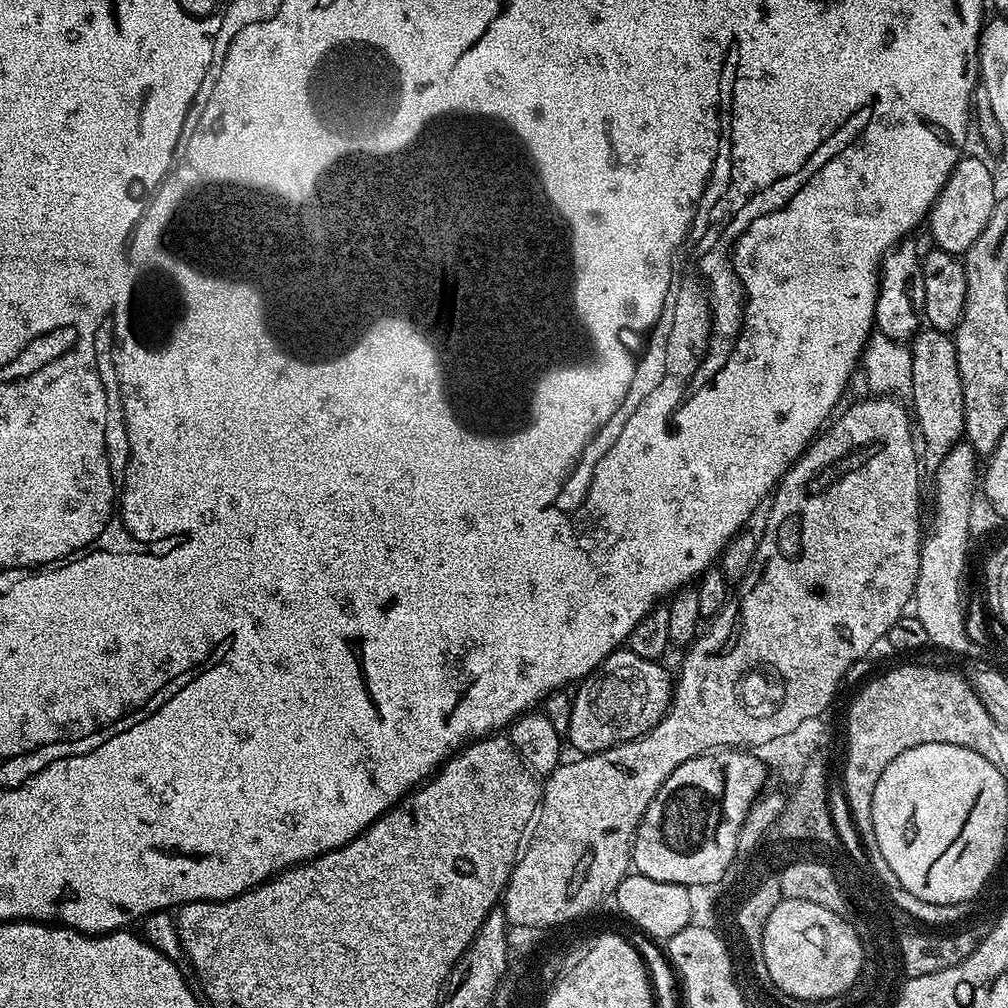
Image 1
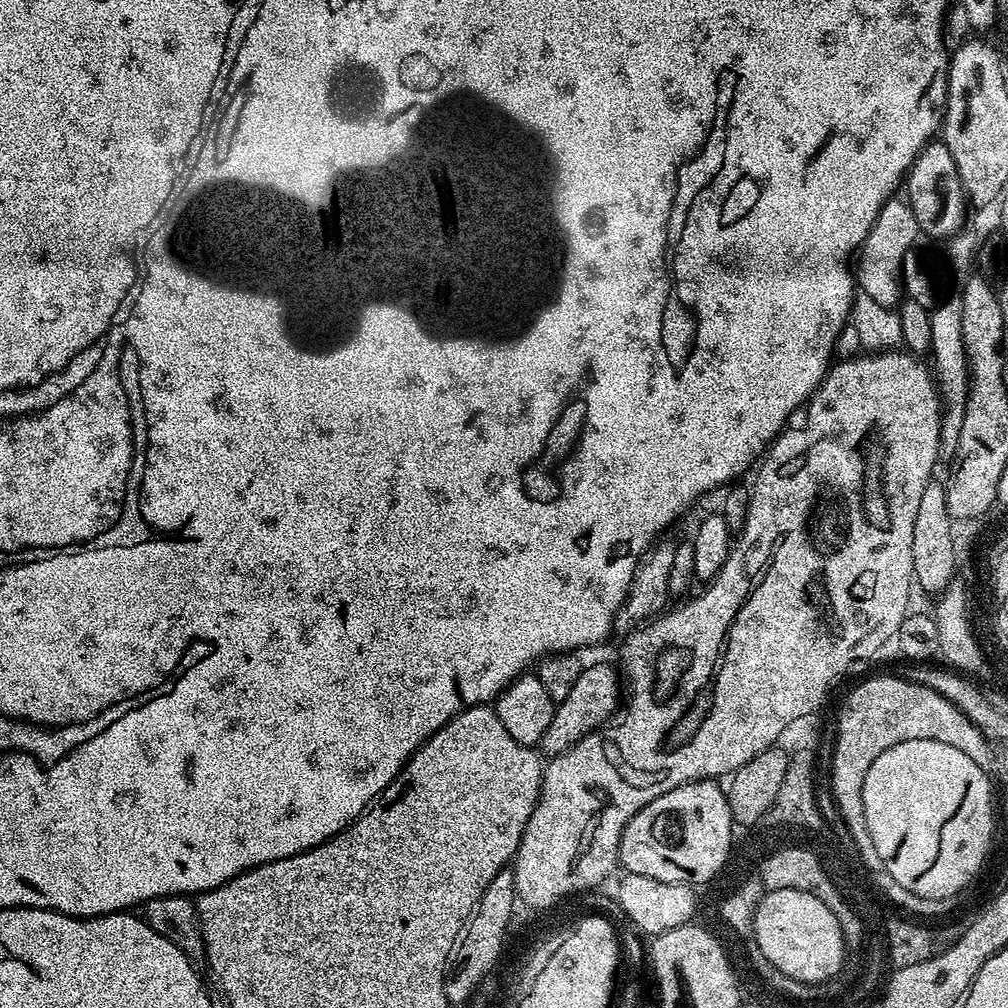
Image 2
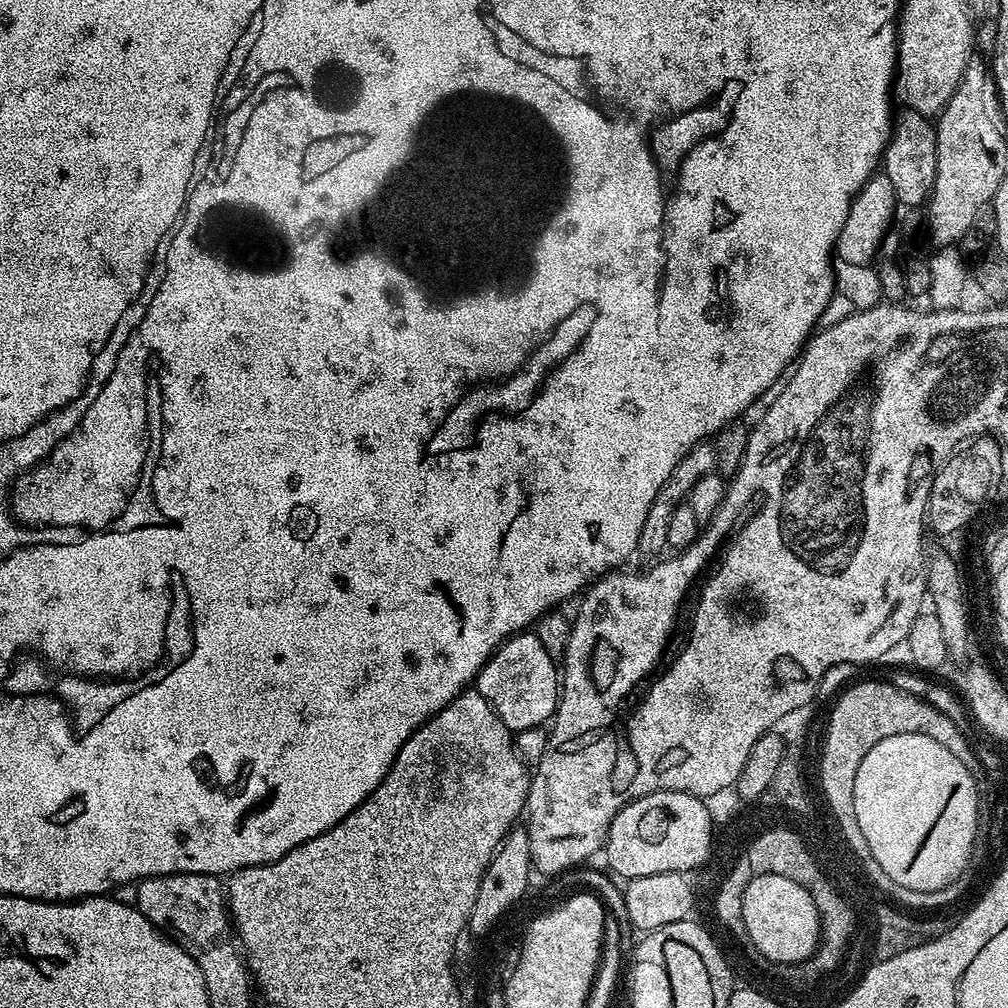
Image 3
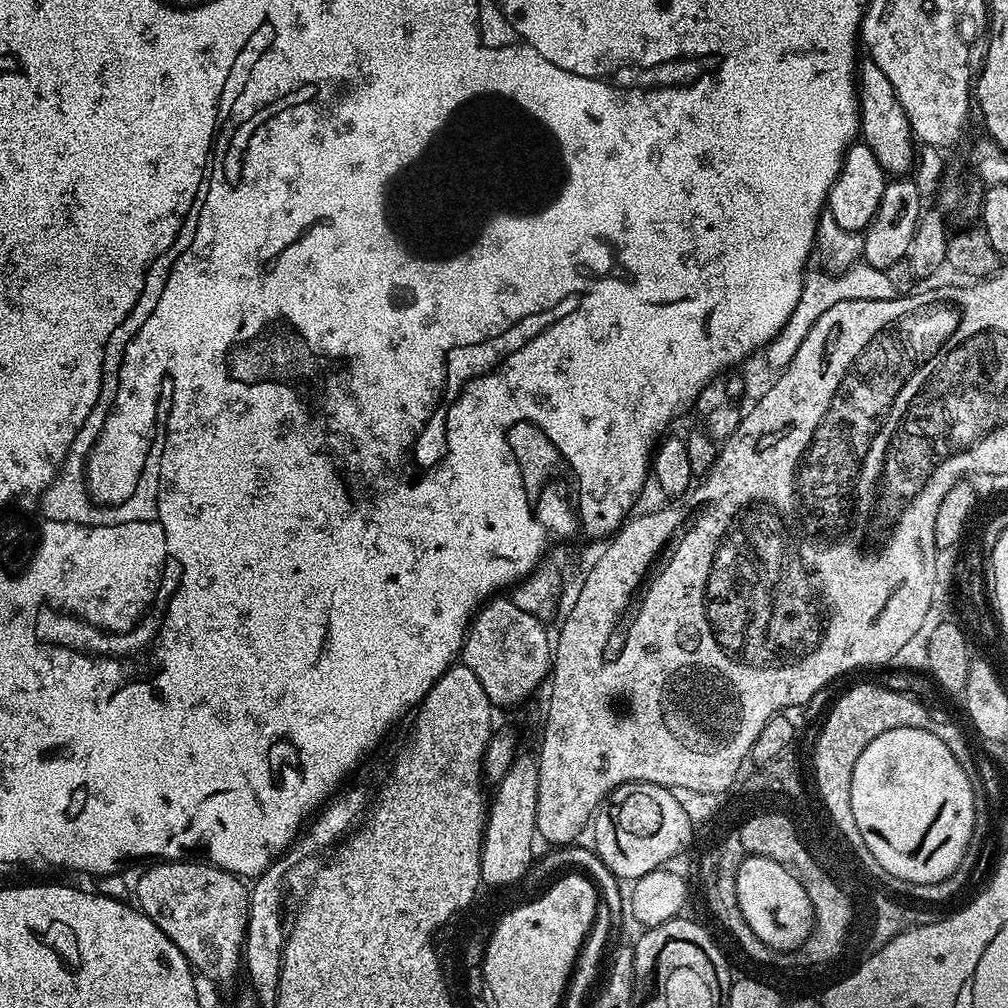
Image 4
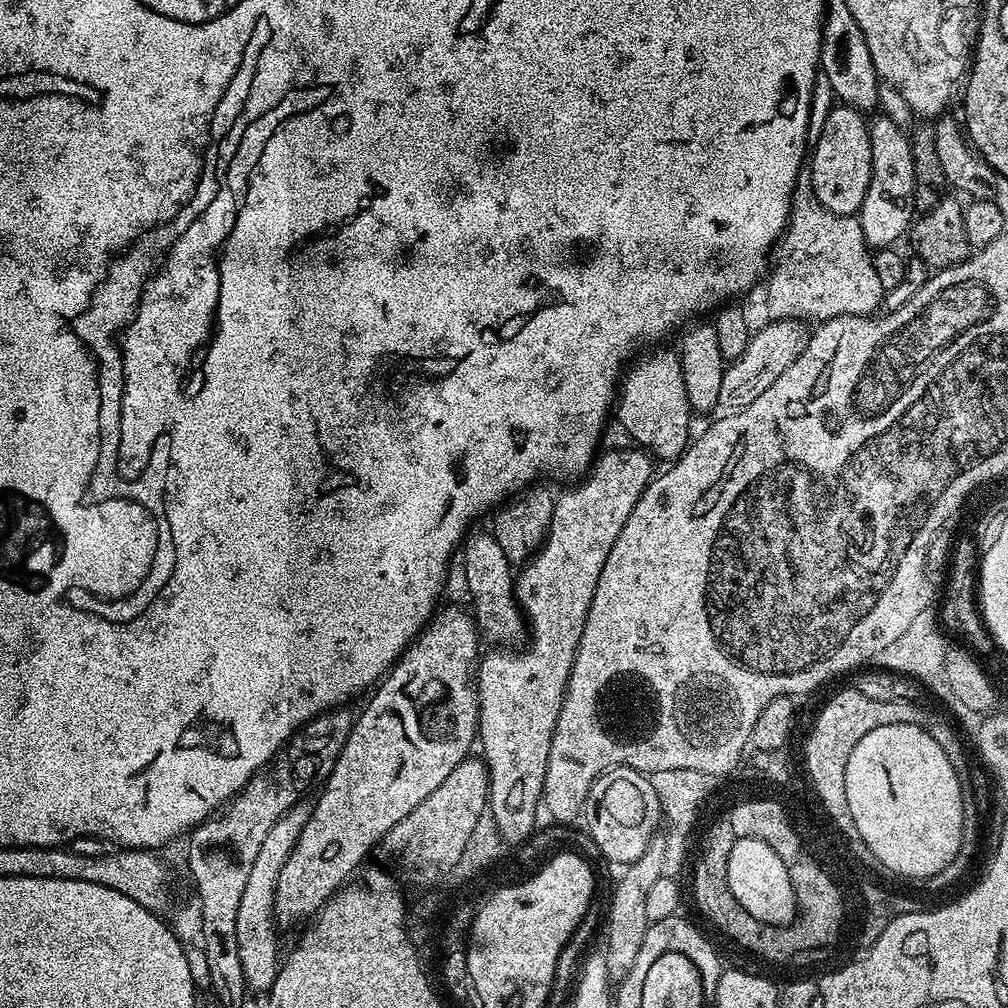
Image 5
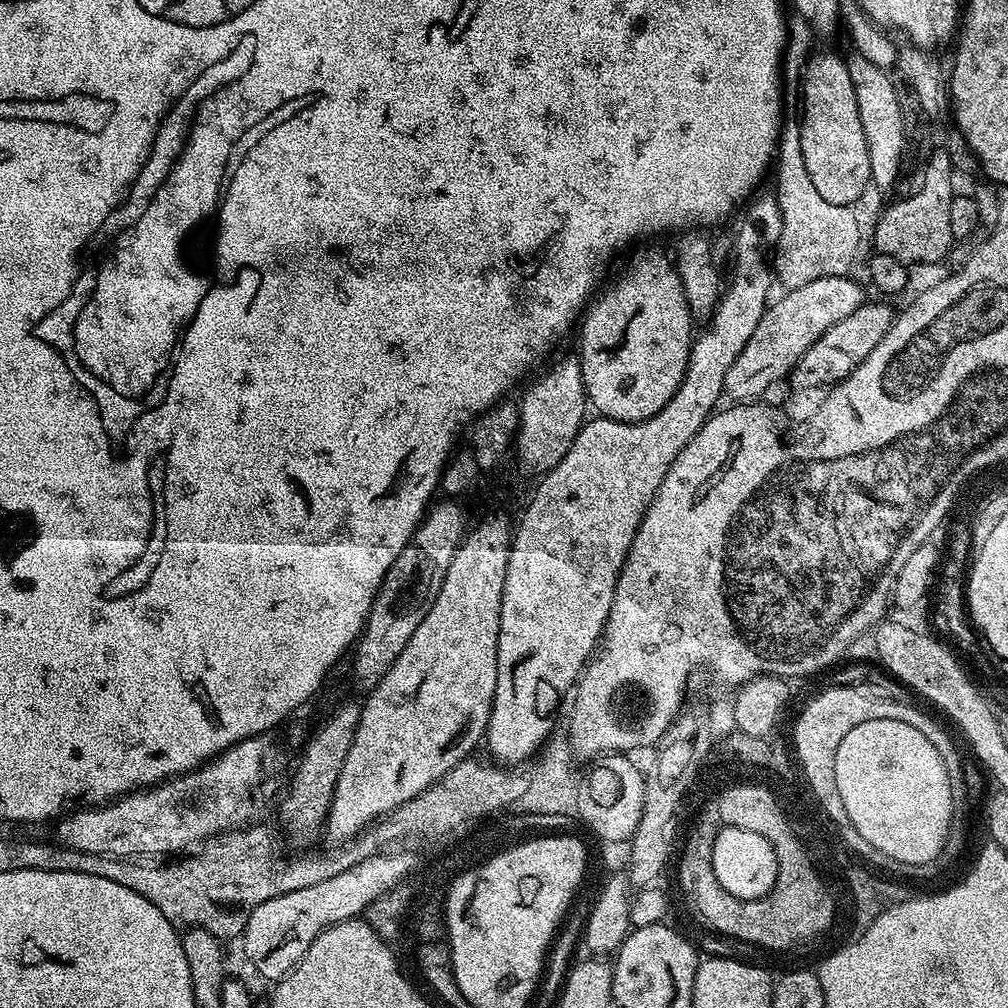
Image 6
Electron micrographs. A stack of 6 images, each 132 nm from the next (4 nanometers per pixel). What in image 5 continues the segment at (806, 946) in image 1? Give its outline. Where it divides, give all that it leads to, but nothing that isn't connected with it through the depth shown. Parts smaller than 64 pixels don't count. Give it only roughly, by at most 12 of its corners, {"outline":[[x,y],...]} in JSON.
{"outline":[[742,836],[728,859],[734,898],[758,922],[787,926],[790,874],[766,842]]}

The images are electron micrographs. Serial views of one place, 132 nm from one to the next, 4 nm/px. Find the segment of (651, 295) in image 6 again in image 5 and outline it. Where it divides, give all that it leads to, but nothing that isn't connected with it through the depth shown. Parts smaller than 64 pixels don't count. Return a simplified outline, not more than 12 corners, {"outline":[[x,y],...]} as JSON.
{"outline":[[680,357],[623,373],[614,420],[657,461],[688,449],[694,418]]}

